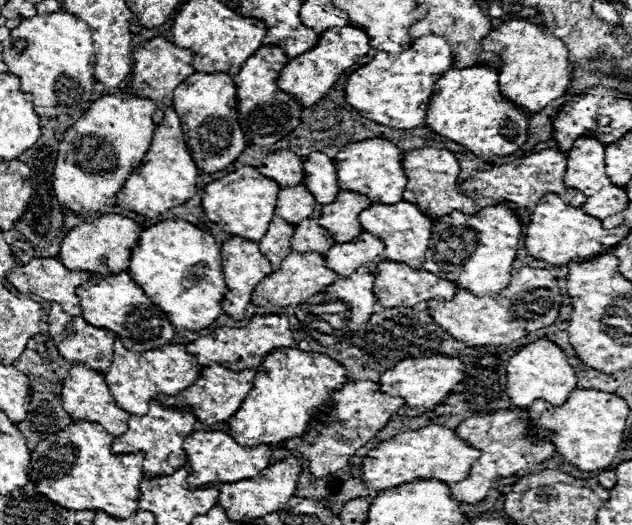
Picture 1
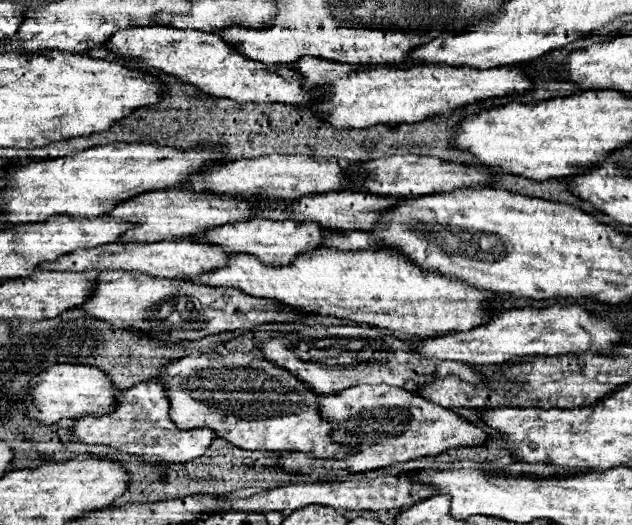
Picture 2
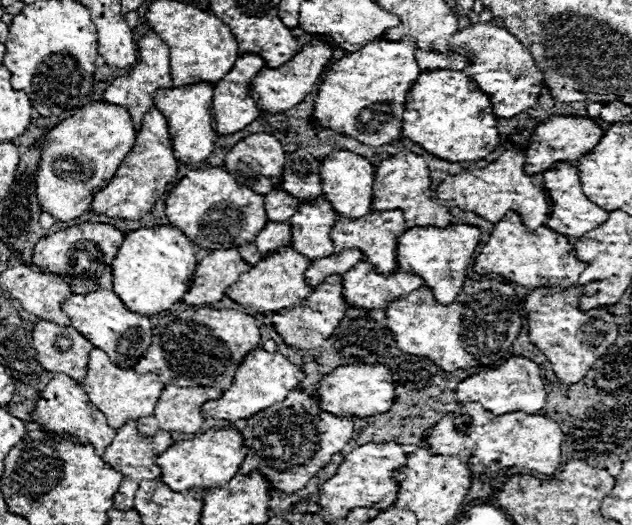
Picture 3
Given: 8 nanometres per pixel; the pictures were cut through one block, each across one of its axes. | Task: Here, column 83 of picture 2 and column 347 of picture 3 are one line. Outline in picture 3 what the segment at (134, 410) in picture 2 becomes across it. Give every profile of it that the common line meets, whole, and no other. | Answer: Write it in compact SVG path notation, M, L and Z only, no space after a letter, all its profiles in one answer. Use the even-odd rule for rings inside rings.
M292 390L280 404L272 404L272 408L248 418L248 424L242 430L242 440L248 452L240 466L240 474L258 470L264 478L268 478L272 488L294 494L328 464L332 454L340 452L352 440L352 434L352 418L338 418L322 412L314 396Z

